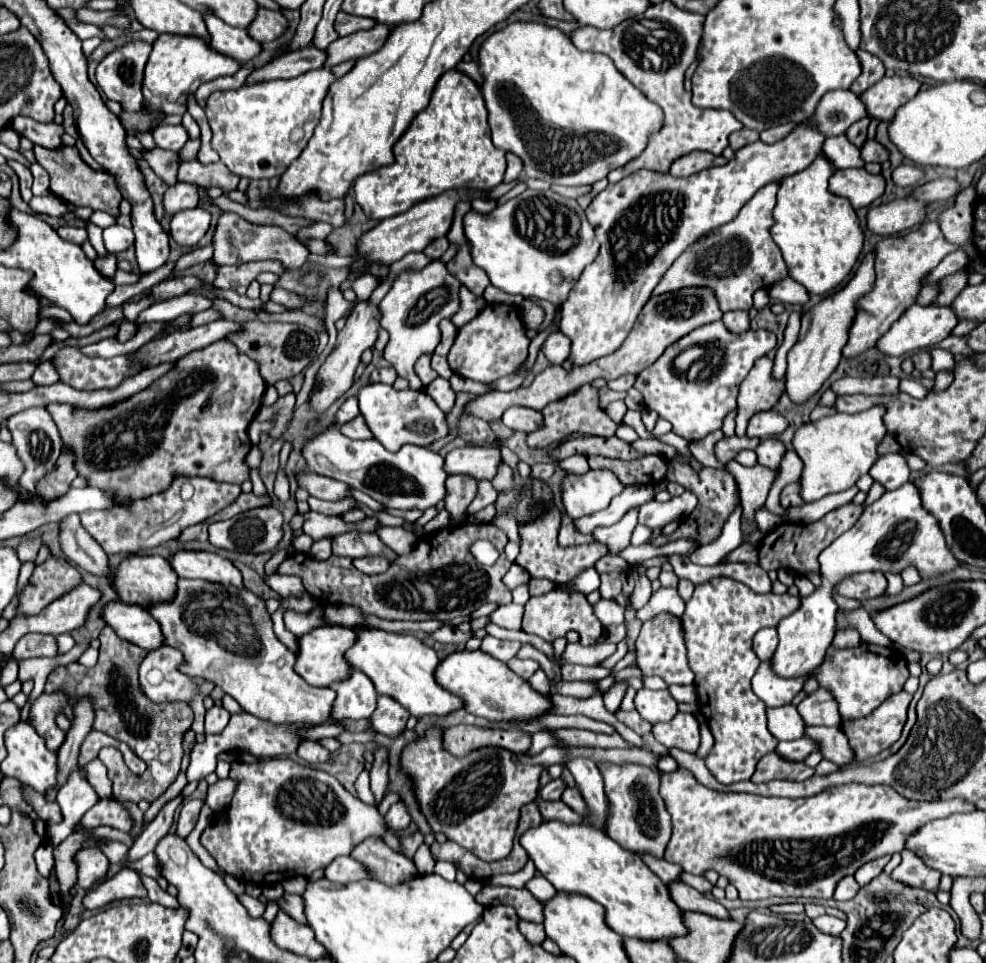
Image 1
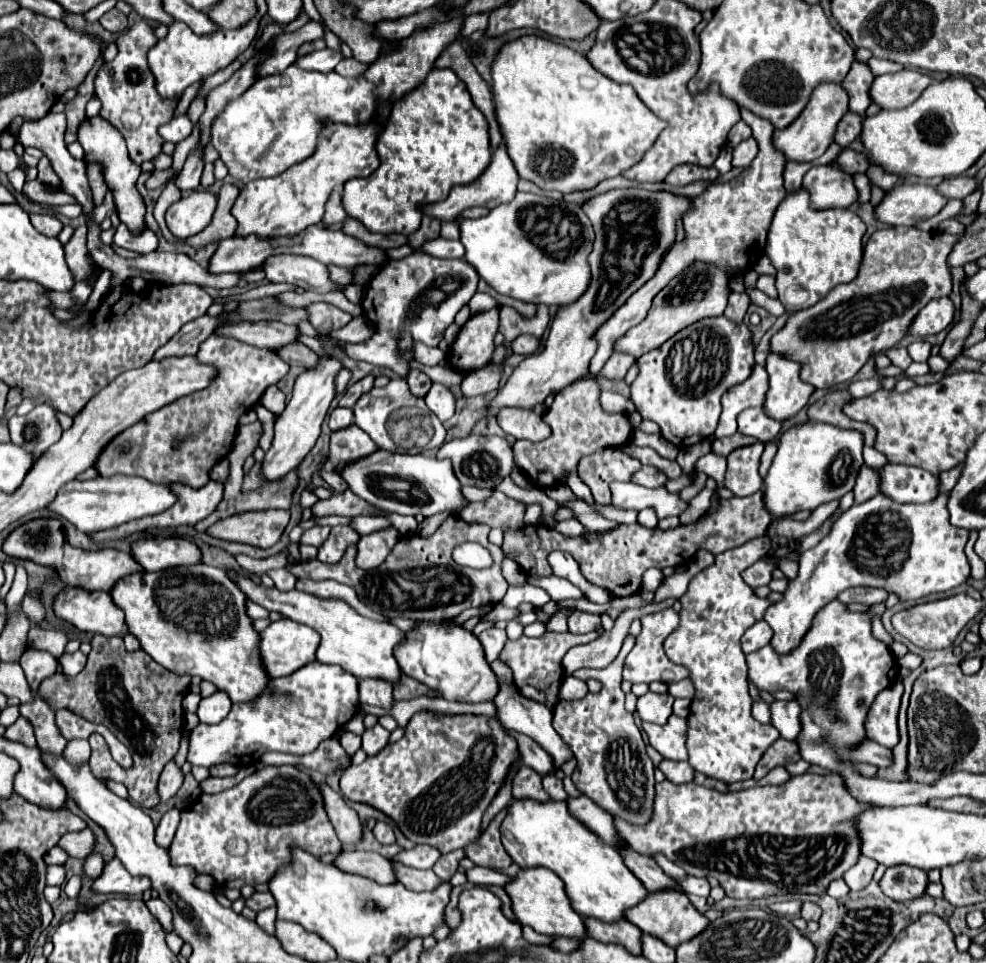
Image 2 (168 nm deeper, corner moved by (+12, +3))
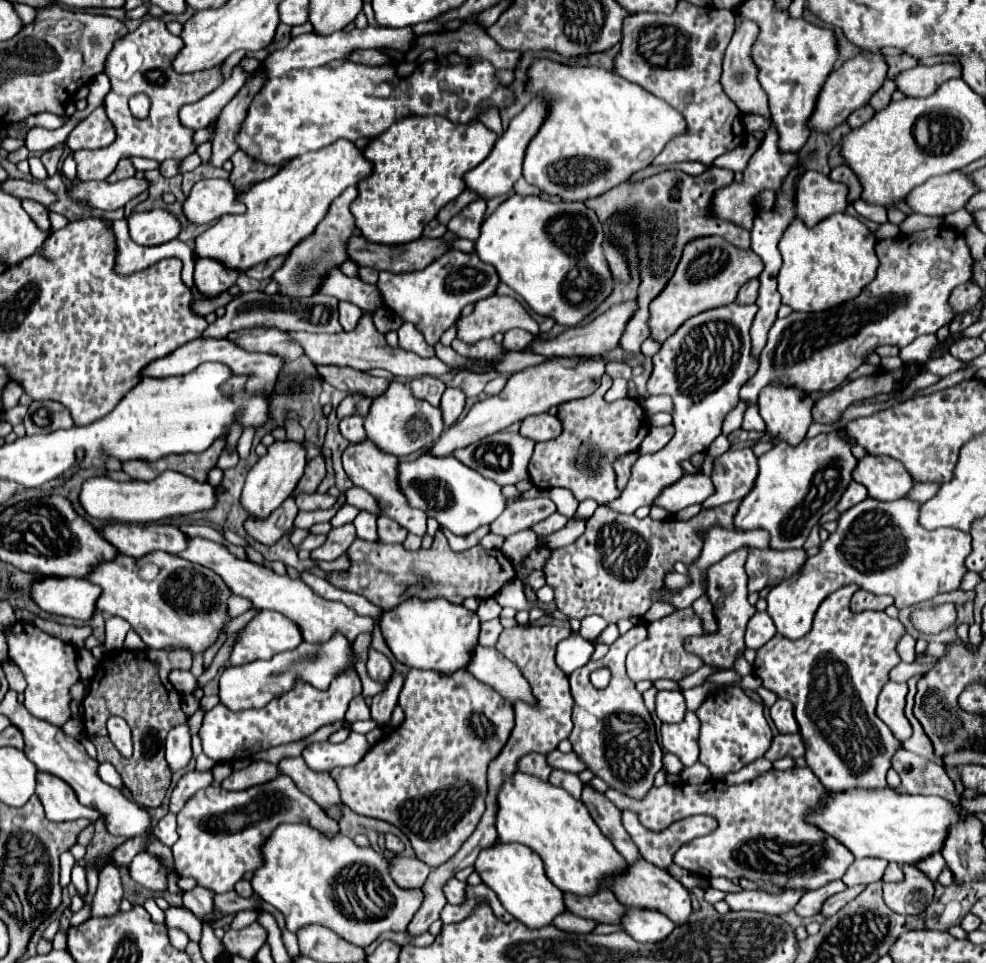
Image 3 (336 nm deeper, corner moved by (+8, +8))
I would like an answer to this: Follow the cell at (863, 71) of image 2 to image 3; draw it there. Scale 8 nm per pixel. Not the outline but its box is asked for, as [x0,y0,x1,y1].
[870,79,896,111]

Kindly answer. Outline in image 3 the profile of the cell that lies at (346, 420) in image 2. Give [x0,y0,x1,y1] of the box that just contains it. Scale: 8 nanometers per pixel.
[340,417,366,443]

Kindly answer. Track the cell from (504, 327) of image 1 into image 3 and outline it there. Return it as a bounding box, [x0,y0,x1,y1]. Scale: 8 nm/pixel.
[456,297,538,343]

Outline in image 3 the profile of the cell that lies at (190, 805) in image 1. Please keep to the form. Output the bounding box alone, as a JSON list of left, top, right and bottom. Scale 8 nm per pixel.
[154,813,178,847]

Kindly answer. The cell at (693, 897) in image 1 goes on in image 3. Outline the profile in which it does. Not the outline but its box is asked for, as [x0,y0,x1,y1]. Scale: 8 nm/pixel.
[582,783,640,863]

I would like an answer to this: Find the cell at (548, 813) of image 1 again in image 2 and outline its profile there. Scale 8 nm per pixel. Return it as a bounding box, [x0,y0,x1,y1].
[512,766,550,802]

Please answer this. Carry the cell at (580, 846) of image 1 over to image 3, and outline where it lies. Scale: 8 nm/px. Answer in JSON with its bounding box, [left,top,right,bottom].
[496,771,626,895]

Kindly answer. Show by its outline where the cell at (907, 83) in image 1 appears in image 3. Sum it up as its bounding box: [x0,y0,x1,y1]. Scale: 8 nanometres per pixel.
[896,63,962,97]

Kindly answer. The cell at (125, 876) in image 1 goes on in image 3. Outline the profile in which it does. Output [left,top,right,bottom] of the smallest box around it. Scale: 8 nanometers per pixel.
[130,853,172,891]

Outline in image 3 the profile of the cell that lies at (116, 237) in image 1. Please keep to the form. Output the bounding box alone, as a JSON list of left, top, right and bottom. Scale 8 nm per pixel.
[128,209,182,247]

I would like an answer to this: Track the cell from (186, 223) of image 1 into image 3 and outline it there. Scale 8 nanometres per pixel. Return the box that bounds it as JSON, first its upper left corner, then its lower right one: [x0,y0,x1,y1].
[184,179,246,223]

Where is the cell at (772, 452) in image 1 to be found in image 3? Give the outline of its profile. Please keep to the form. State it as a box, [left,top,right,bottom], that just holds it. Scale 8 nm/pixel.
[702,449,758,509]

